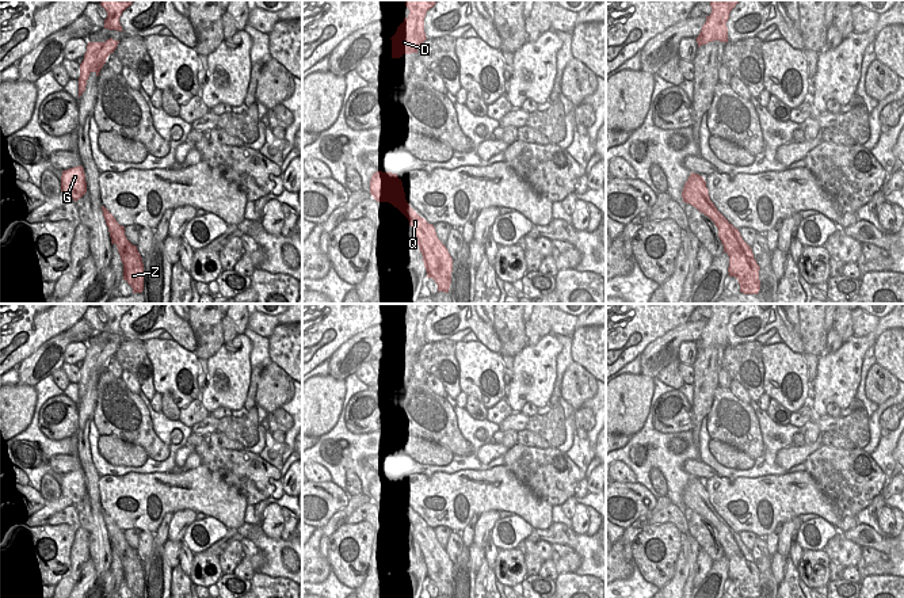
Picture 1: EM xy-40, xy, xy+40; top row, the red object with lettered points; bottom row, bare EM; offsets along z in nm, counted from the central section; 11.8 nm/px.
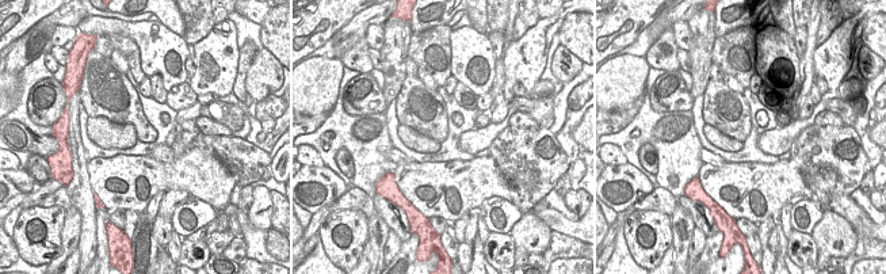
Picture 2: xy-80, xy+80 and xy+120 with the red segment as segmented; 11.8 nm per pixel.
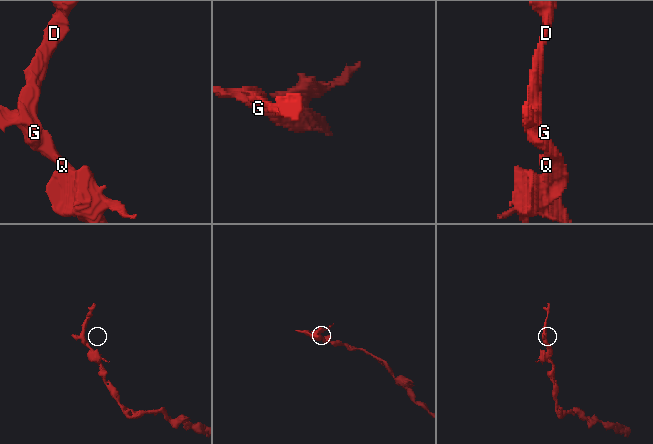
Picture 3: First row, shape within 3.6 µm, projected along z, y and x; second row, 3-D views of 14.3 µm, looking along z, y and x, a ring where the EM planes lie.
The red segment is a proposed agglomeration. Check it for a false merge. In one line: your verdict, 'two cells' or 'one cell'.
one cell

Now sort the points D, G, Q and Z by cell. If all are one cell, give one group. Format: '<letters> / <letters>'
D G Q Z

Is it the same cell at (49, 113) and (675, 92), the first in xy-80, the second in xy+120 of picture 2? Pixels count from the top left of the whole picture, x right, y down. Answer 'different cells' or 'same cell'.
same cell

